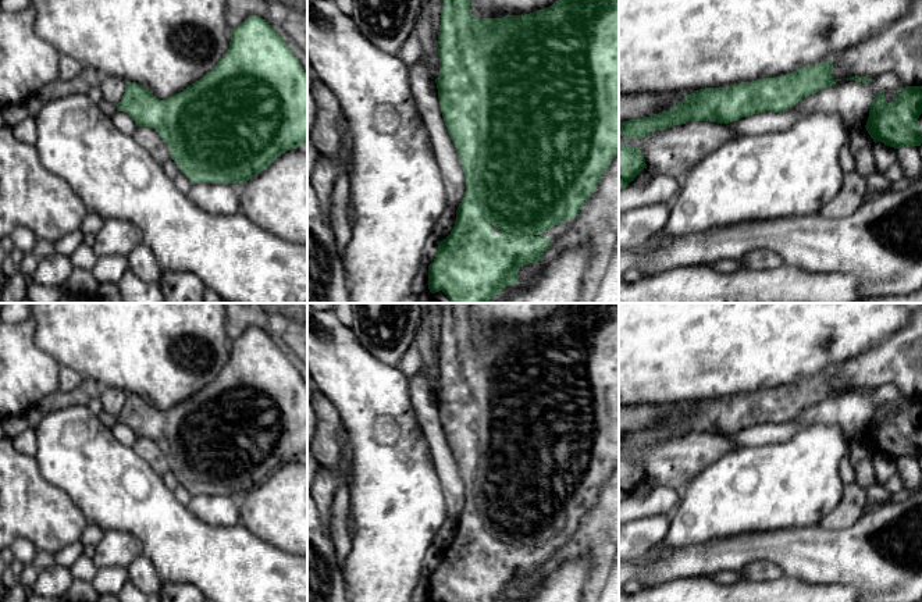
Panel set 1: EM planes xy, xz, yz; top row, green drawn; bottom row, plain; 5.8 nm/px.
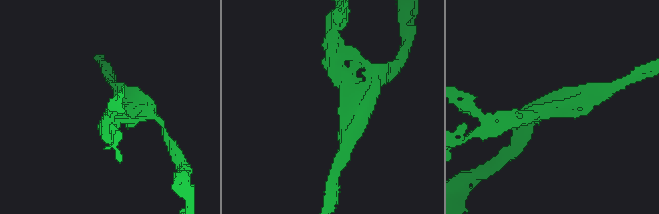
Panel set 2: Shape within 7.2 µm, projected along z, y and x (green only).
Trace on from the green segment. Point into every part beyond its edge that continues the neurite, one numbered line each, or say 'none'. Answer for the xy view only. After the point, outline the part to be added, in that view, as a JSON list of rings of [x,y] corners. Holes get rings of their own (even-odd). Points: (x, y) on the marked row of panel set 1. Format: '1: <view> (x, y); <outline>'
none

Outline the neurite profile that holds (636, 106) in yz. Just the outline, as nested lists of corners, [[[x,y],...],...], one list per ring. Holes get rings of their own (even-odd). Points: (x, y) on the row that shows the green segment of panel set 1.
[[[693,92],[619,95],[619,122],[668,111]]]

